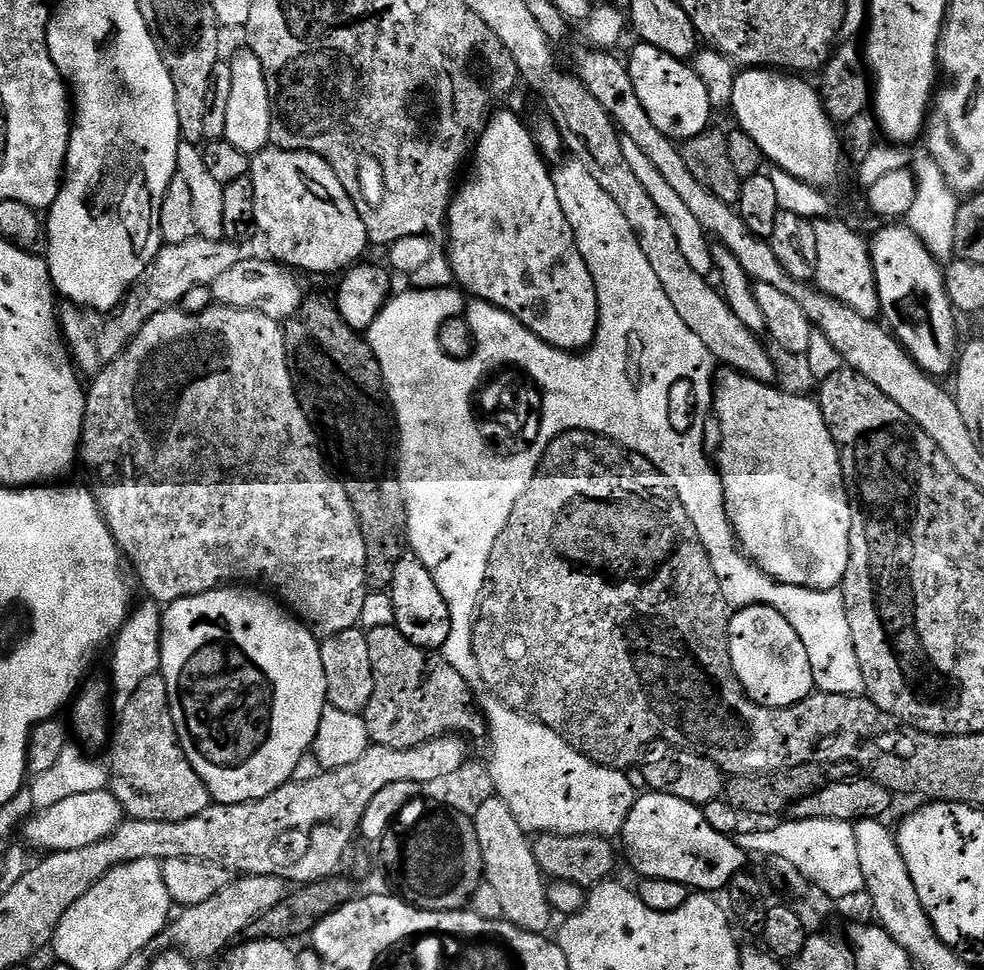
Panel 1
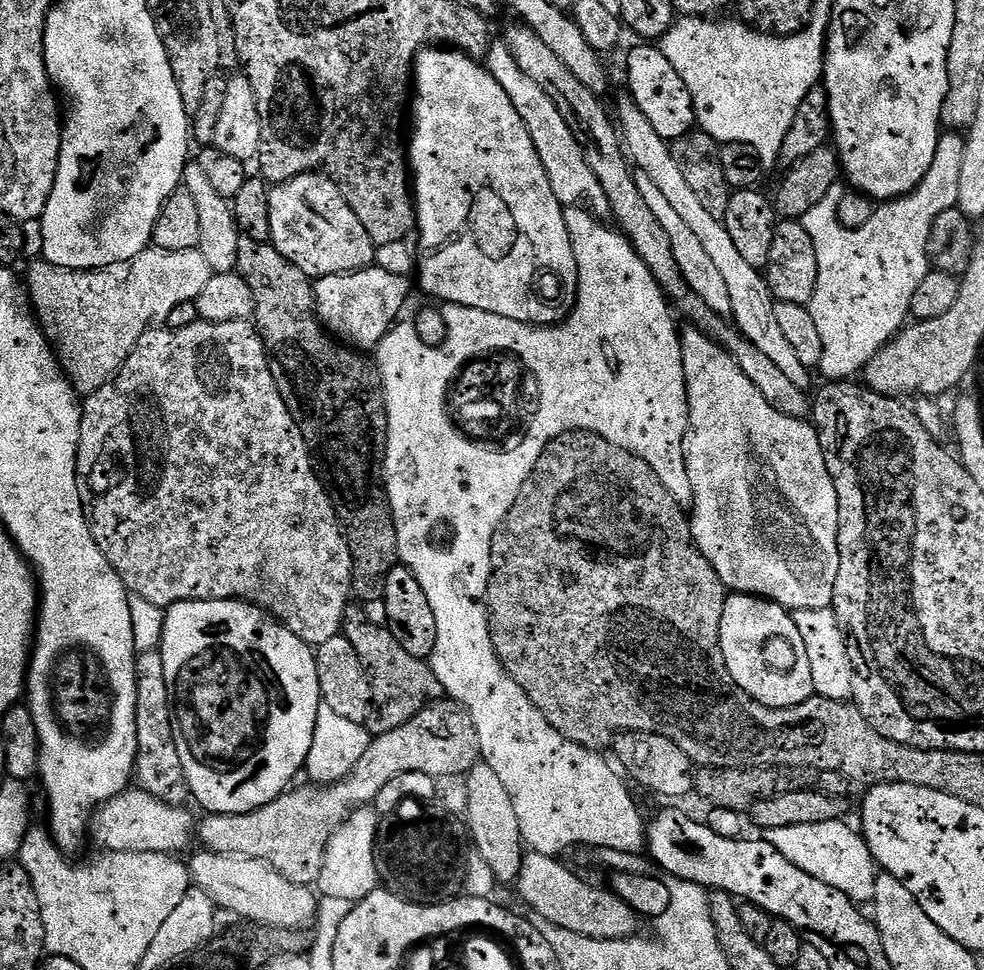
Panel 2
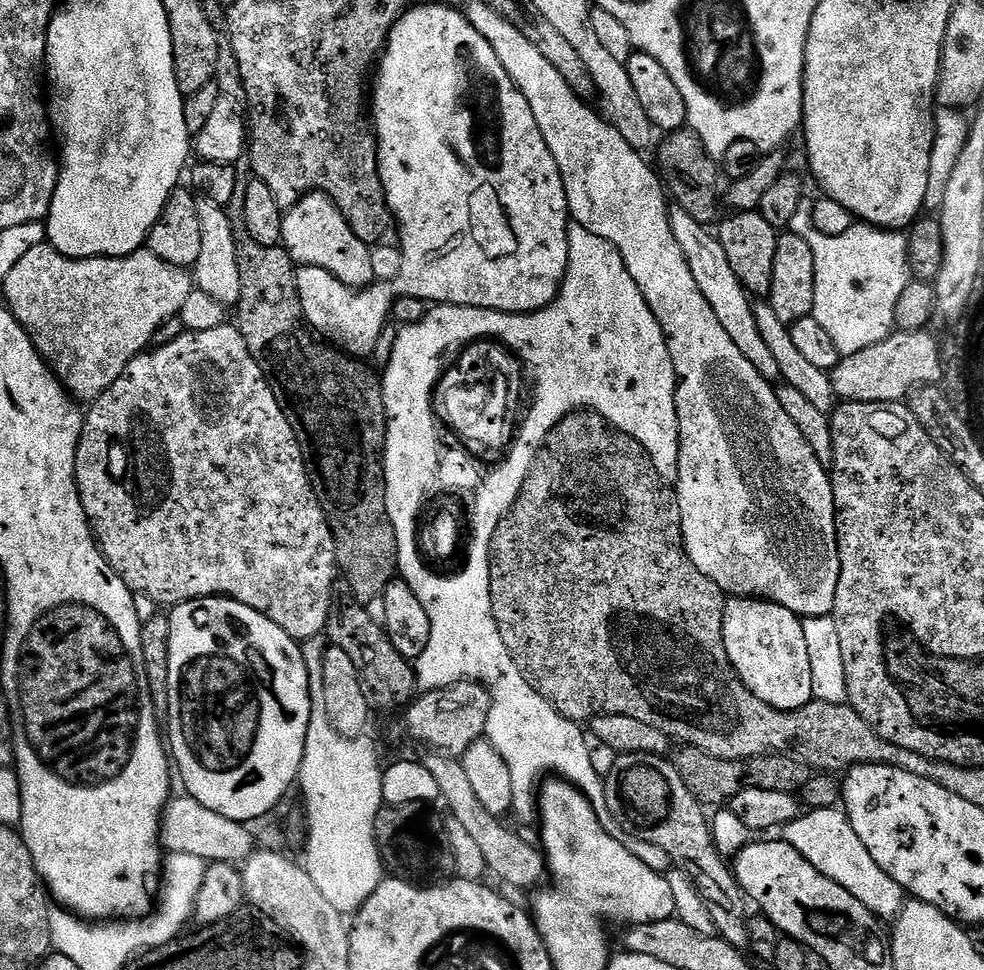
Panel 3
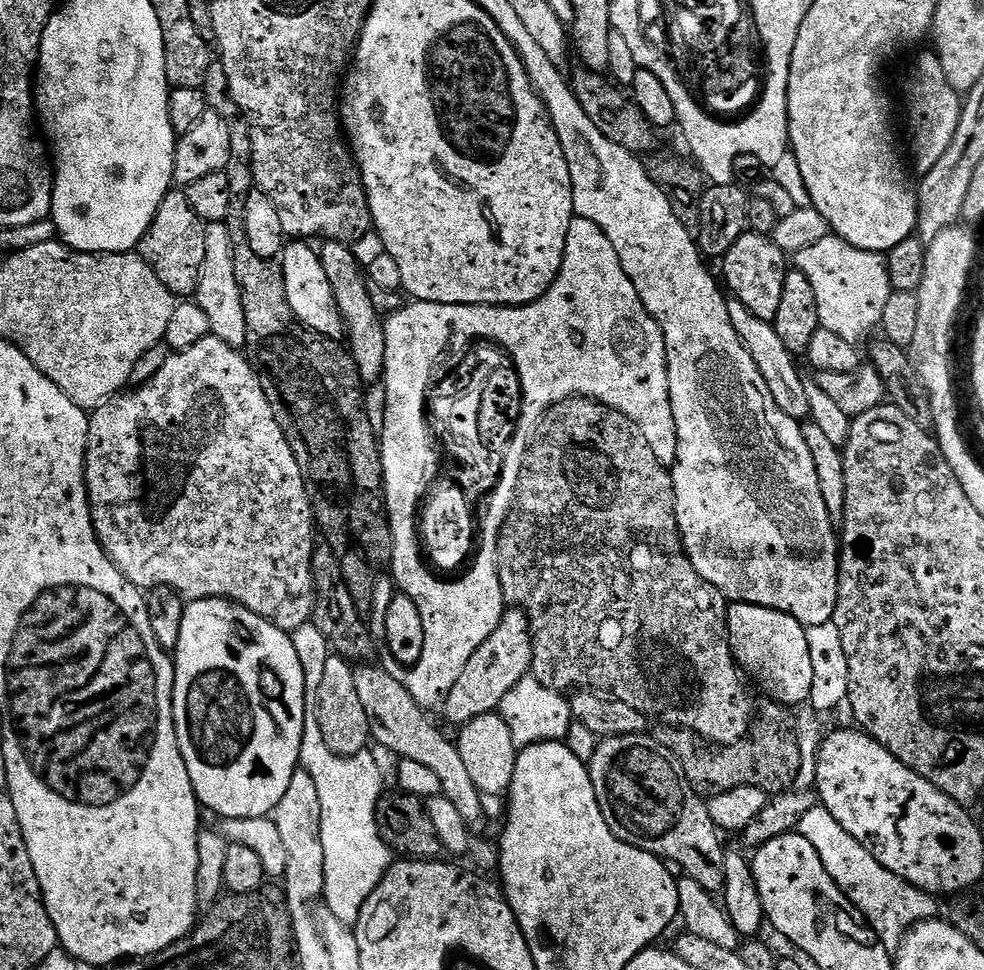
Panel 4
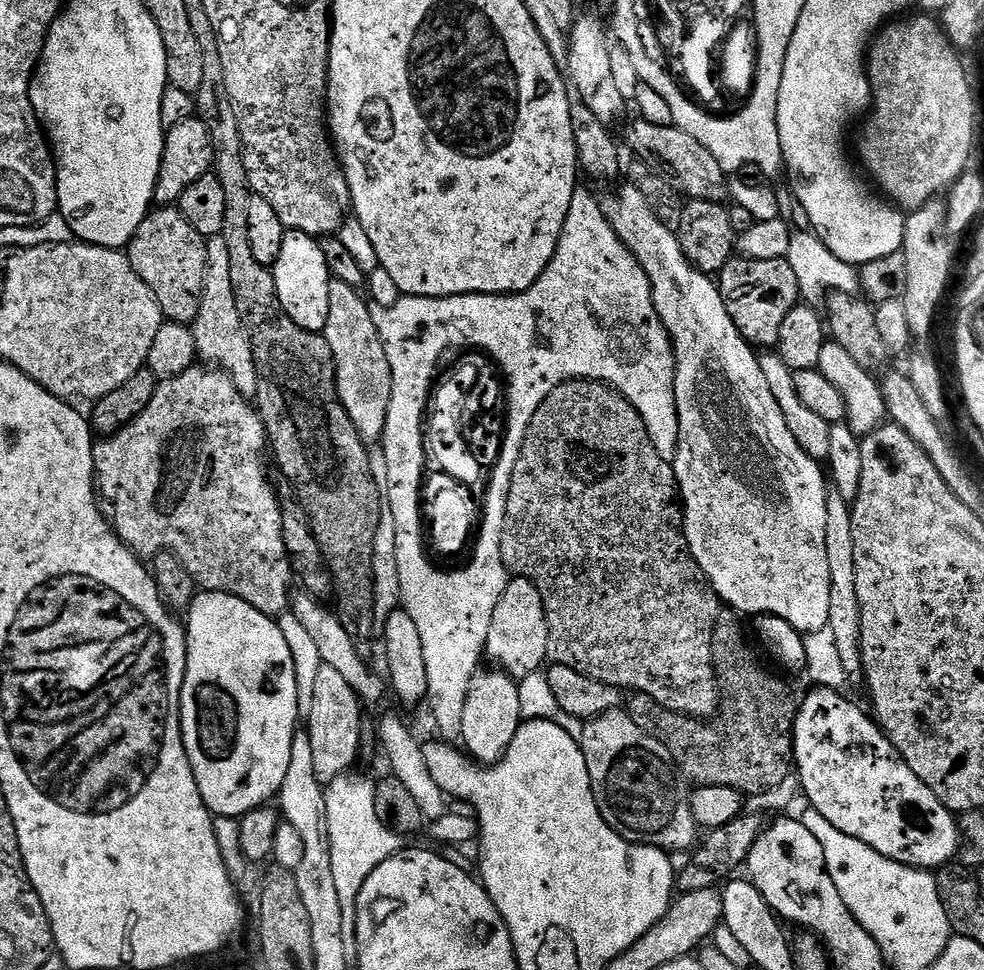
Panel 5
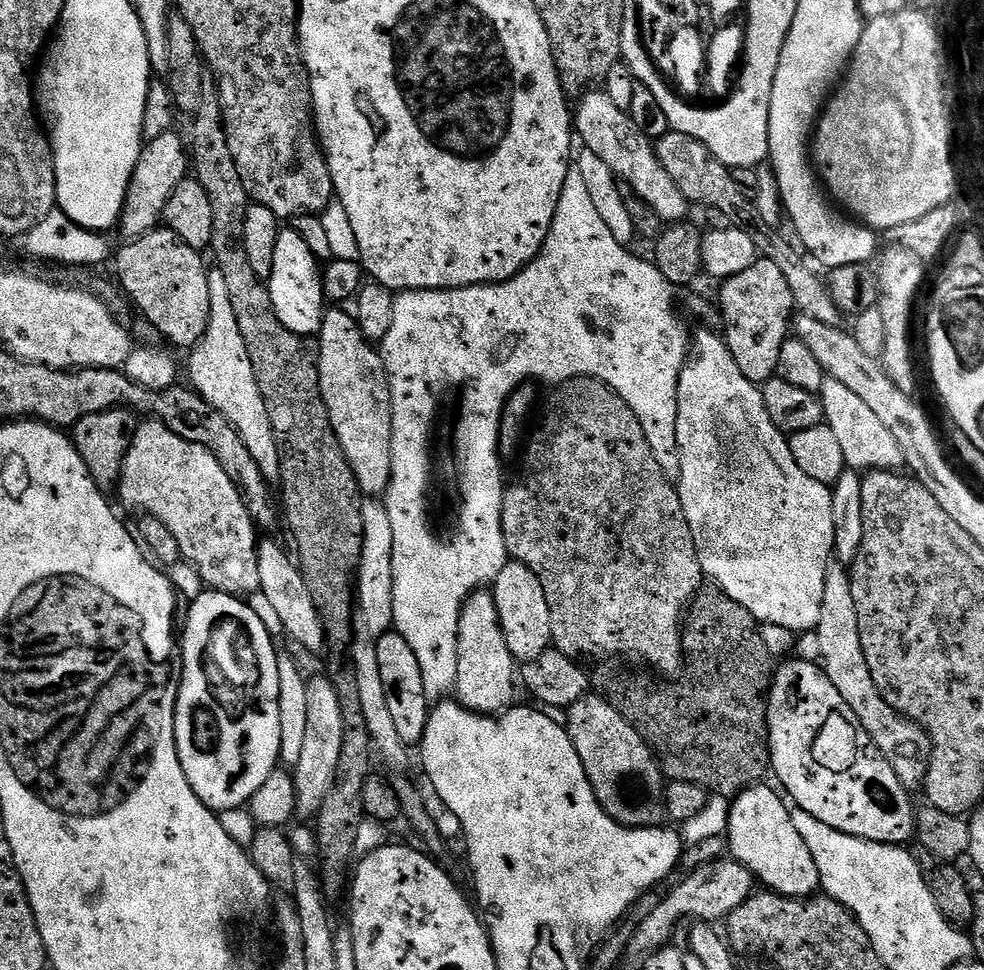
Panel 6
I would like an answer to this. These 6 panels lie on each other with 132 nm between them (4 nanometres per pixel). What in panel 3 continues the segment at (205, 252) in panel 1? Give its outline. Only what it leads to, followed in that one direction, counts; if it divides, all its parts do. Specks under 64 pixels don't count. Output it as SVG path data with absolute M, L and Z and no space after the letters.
M45 242L34 246L34 250L29 250L20 259L18 266L14 266L14 270L10 270L10 275L6 277L6 282L2 286L2 292L4 292L2 300L14 314L16 321L28 331L28 336L34 342L38 354L47 362L48 368L60 381L60 385L68 391L69 396L77 402L91 402L97 400L102 394L106 394L106 390L110 390L110 386L114 386L114 382L118 382L122 370L126 370L129 362L152 344L154 330L161 328L171 316L179 316L182 306L186 303L186 298L190 298L192 291L194 291L194 280L185 269L170 266L166 262L162 262L162 258L158 258L158 254L147 250L132 252L129 256L95 256L85 260L71 260L69 256L62 255L57 248L53 248L51 244Z

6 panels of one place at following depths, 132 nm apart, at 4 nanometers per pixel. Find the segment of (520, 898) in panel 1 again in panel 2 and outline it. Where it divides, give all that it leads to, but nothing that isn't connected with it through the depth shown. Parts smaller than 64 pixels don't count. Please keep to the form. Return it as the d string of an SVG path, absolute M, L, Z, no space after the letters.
M478 763L468 773L469 806L466 813L467 831L470 833L471 843L477 855L482 857L486 866L494 870L494 878L501 885L515 885L520 878L520 867L524 865L525 853L520 852L522 841L520 839L520 823L518 814L514 814L514 802L506 791L506 786L490 770L486 763Z

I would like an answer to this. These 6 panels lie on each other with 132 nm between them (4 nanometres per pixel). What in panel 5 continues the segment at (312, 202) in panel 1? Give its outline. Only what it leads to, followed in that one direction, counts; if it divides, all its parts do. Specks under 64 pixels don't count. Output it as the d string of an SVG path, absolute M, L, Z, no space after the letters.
M332 280L329 288L330 312L322 334L326 342L330 342L330 350L334 354L338 398L365 444L375 445L384 435L386 410L390 406L390 362L386 358L378 326L374 326L369 301L354 286L346 286L346 282L341 280Z

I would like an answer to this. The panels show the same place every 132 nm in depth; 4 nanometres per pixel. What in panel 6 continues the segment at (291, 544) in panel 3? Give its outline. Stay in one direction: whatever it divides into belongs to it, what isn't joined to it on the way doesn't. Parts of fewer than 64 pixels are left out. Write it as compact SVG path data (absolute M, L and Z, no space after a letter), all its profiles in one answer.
M148 418L139 425L136 436L128 445L124 459L124 470L120 477L118 493L128 508L144 516L157 516L178 538L180 555L196 567L196 572L205 580L209 589L228 592L231 596L247 598L260 591L260 570L258 558L258 529L252 515L246 510L244 497L230 474L218 462L218 458L206 446L186 442L168 428L163 421Z

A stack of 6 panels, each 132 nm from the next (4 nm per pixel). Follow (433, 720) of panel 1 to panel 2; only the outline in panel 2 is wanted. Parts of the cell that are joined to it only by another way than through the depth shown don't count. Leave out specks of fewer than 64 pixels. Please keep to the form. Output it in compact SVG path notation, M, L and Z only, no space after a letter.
M350 606L346 610L342 635L354 646L354 650L357 651L358 658L361 659L361 664L367 672L368 680L372 684L372 707L374 711L368 717L366 727L373 737L386 734L390 730L398 730L398 726L410 722L422 709L441 699L442 689L429 661L408 653L402 647L402 642L398 642L398 638L394 638L394 634L385 625L375 625L374 622L370 622L363 607Z

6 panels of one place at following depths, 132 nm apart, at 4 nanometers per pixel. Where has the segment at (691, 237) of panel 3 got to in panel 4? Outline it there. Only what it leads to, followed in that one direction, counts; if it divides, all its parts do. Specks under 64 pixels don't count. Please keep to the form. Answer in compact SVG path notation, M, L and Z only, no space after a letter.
M734 299L728 300L728 309L730 310L730 322L734 322L734 330L738 330L738 338L742 338L742 346L754 358L754 366L758 366L758 374L766 381L766 387L770 390L770 395L774 402L778 402L778 410L782 414L790 414L790 418L801 422L807 421L810 417L810 402L806 402L806 380L800 377L800 368L797 357L792 355L790 350L786 350L786 345L782 338L778 338L778 330L775 323L754 318L742 302Z

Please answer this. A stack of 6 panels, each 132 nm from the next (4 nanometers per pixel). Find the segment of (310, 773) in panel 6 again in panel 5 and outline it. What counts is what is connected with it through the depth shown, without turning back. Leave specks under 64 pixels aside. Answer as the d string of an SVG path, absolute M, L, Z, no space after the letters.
M322 665L318 670L313 693L313 709L306 717L306 731L313 747L313 767L317 781L327 786L349 773L359 759L361 742L362 701L338 670Z

